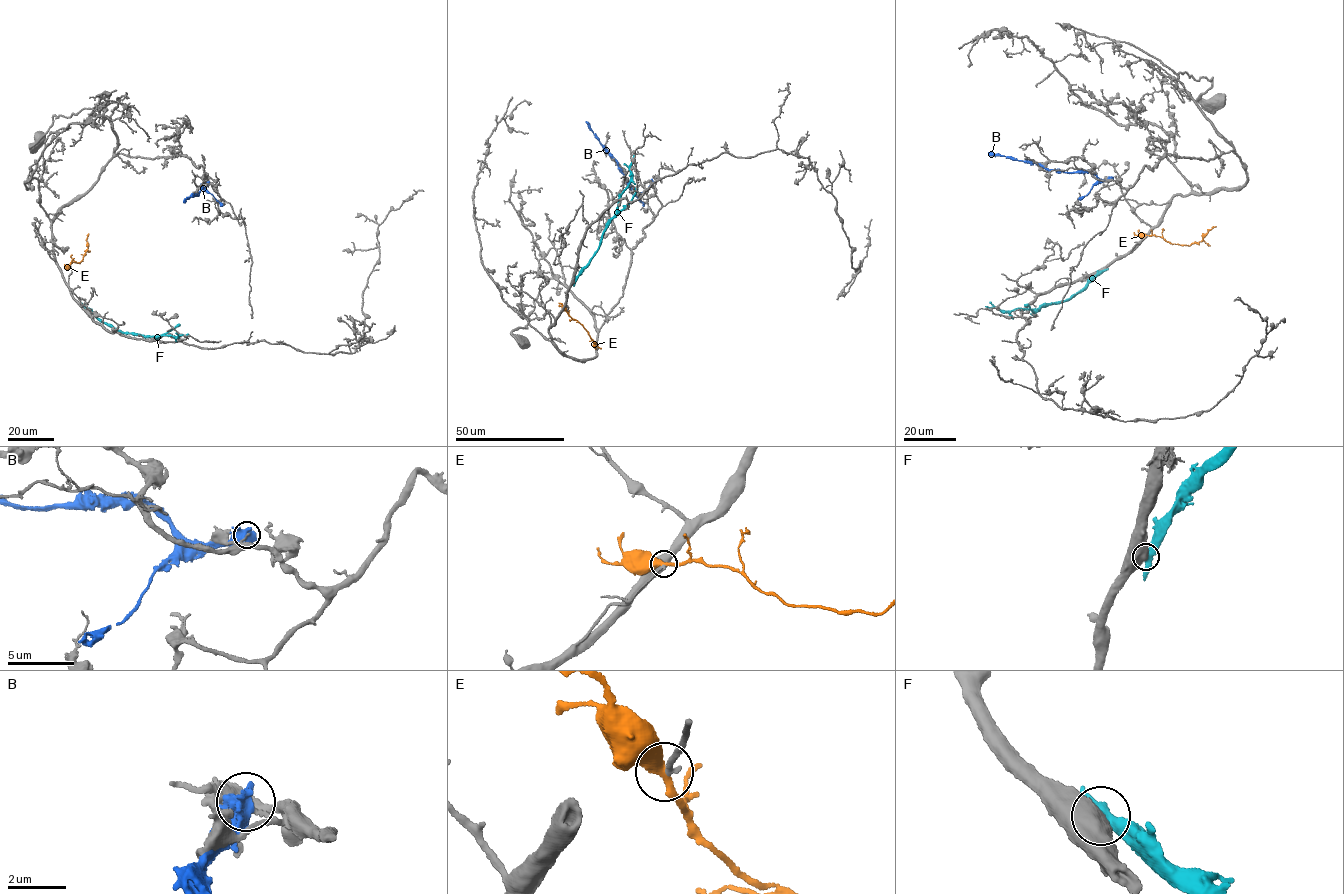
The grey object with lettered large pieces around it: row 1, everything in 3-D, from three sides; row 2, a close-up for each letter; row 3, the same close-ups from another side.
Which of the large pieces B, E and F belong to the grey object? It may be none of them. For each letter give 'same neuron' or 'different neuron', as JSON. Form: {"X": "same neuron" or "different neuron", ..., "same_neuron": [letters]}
{"B": "different neuron", "E": "same neuron", "F": "different neuron", "same_neuron": ["E"]}

